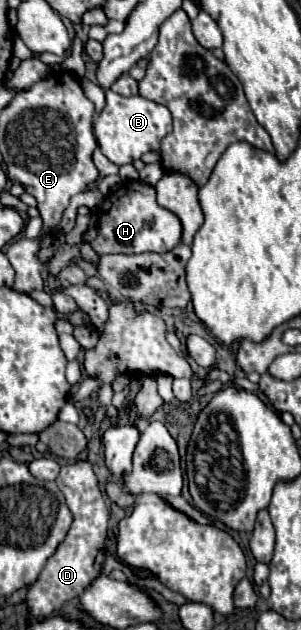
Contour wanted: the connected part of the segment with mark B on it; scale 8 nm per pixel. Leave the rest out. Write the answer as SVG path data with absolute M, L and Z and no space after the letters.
M106 91L106 107L94 119L94 135L100 151L116 165L132 163L148 151L160 153L160 141L172 131L172 115L164 105L158 105L140 95L122 97L114 91Z

